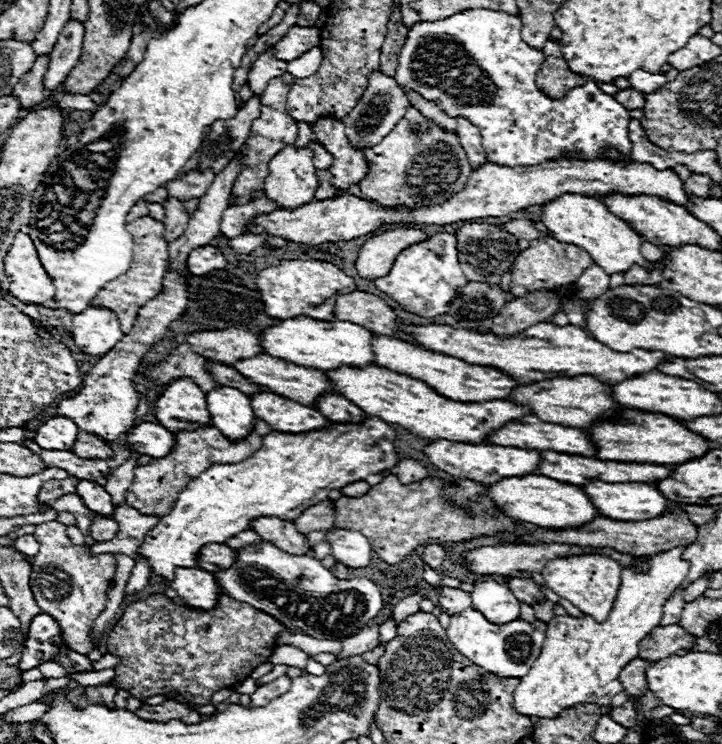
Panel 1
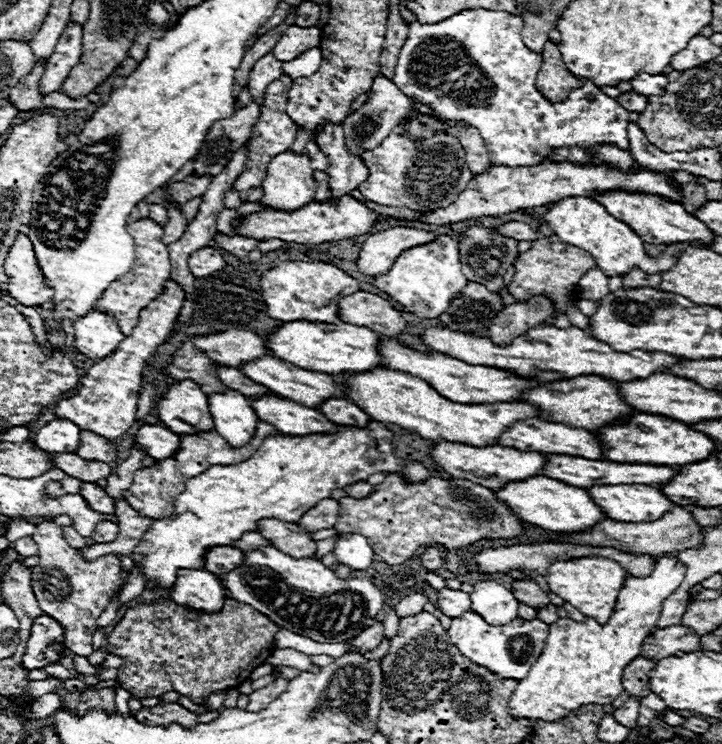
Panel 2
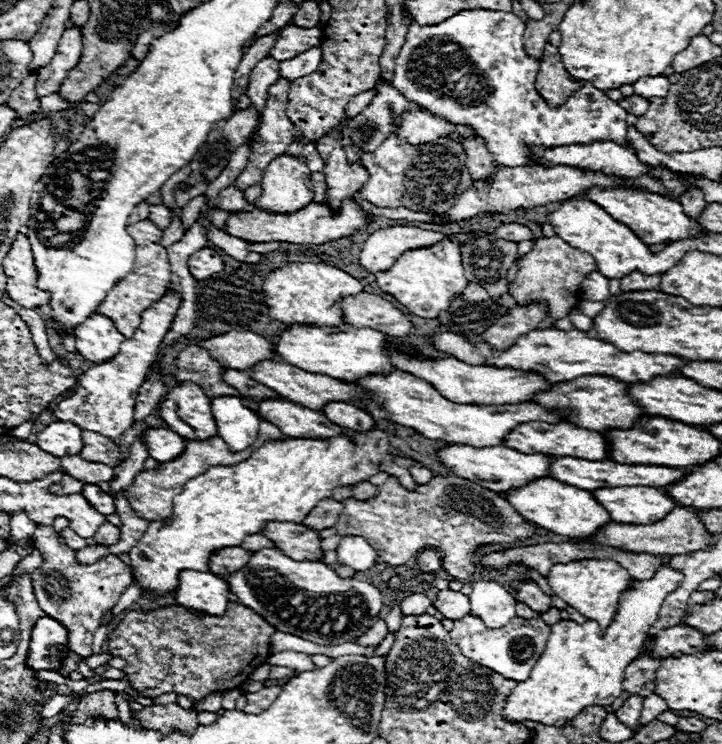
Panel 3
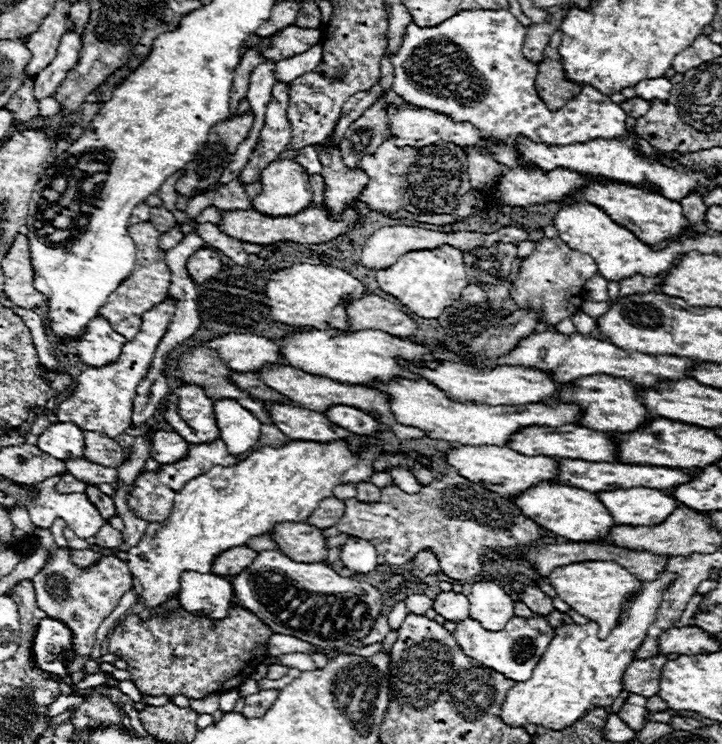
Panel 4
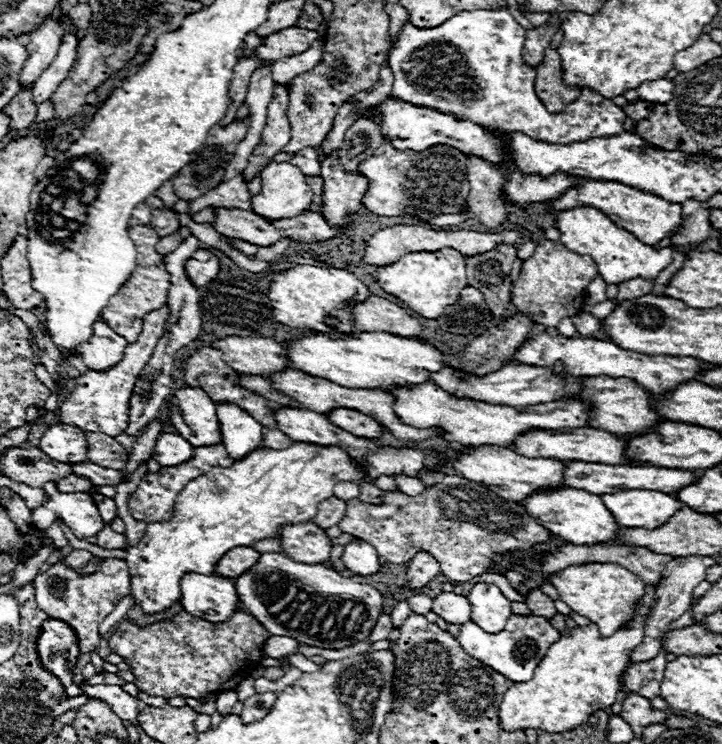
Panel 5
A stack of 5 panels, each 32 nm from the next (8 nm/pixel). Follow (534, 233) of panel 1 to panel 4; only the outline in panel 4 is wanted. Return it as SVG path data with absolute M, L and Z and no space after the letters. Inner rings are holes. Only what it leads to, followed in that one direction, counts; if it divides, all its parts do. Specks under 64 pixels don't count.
M388 226L388 228L380 228L376 230L364 244L364 250L362 250L362 256L360 256L360 264L366 266L366 268L372 268L372 270L384 270L388 266L392 266L402 254L406 254L408 250L432 250L440 244L450 244L450 246L456 246L458 250L472 250L480 244L486 244L490 246L492 242L514 242L518 244L522 238L528 238L528 230L522 228L522 226L502 226L500 230L492 232L492 234L478 234L478 232L450 232L450 234L444 234L444 232L432 232L432 230L424 230L424 228L418 228L418 226Z

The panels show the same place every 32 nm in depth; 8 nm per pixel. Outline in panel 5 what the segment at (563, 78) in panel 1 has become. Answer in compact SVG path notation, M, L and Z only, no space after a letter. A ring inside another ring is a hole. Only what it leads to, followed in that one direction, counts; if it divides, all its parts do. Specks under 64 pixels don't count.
M554 48L544 52L544 62L536 68L536 94L550 112L560 112L580 96L580 88L566 86L562 80L562 62Z

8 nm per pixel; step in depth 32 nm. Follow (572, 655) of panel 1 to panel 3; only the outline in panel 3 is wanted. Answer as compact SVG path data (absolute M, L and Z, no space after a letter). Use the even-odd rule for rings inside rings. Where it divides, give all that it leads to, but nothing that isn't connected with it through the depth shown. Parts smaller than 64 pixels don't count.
M666 558L652 578L634 580L634 584L622 592L618 612L602 636L602 630L594 620L586 620L584 624L560 620L550 626L550 638L544 654L534 664L530 676L512 690L512 696L508 696L504 716L510 722L532 720L562 726L584 706L610 706L614 698L624 692L624 668L638 658L642 644L648 638L648 630L658 620L664 598L676 590L682 578L682 572L674 570L670 566L670 558Z

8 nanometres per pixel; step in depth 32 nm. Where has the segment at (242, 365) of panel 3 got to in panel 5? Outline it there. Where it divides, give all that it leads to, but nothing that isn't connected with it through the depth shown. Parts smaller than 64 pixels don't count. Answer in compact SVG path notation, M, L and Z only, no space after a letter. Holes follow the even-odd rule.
M226 336L222 340L216 340L210 344L212 348L222 352L222 360L232 366L236 372L240 374L272 374L272 370L284 370L284 366L288 366L286 360L286 350L270 340L270 338L256 338L256 336Z

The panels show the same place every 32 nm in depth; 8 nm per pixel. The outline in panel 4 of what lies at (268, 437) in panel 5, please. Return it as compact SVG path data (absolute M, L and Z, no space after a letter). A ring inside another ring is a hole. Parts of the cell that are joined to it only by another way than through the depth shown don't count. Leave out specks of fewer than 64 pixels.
M262 424L260 426L260 440L258 444L264 446L264 444L272 444L272 446L280 446L284 442L290 442L288 436L284 436L274 424Z

